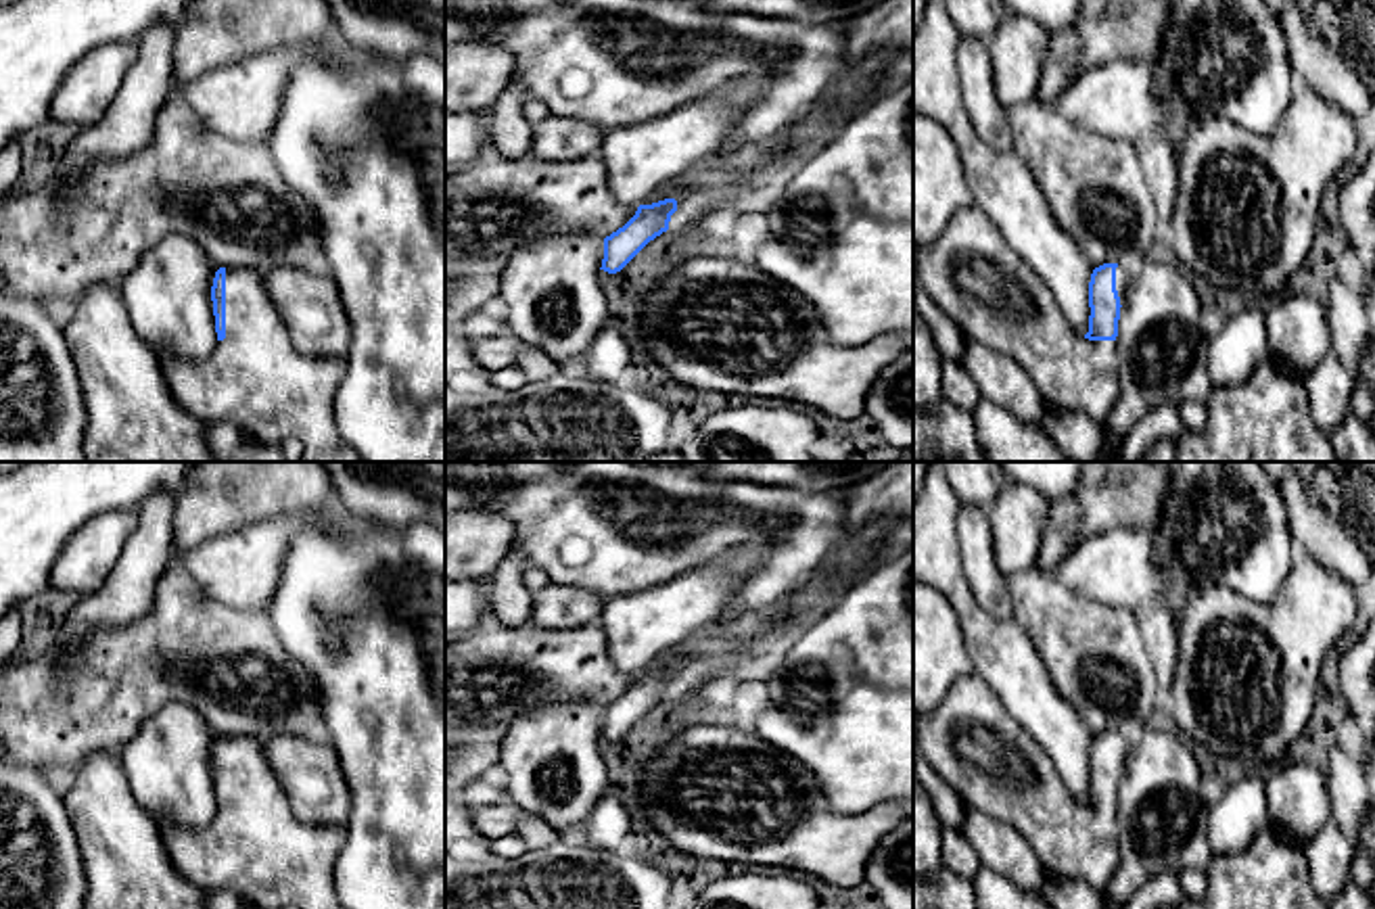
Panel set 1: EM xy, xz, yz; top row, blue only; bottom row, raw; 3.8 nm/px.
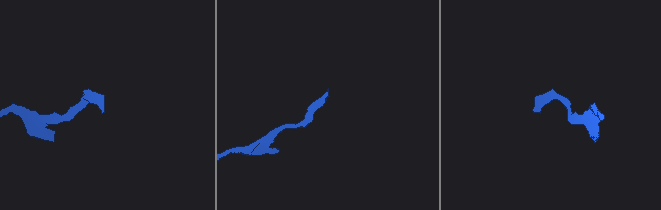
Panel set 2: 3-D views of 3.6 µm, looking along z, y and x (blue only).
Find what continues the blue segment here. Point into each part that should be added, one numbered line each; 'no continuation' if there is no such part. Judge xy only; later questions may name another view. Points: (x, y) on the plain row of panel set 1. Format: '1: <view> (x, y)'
1: xy (255, 847)

